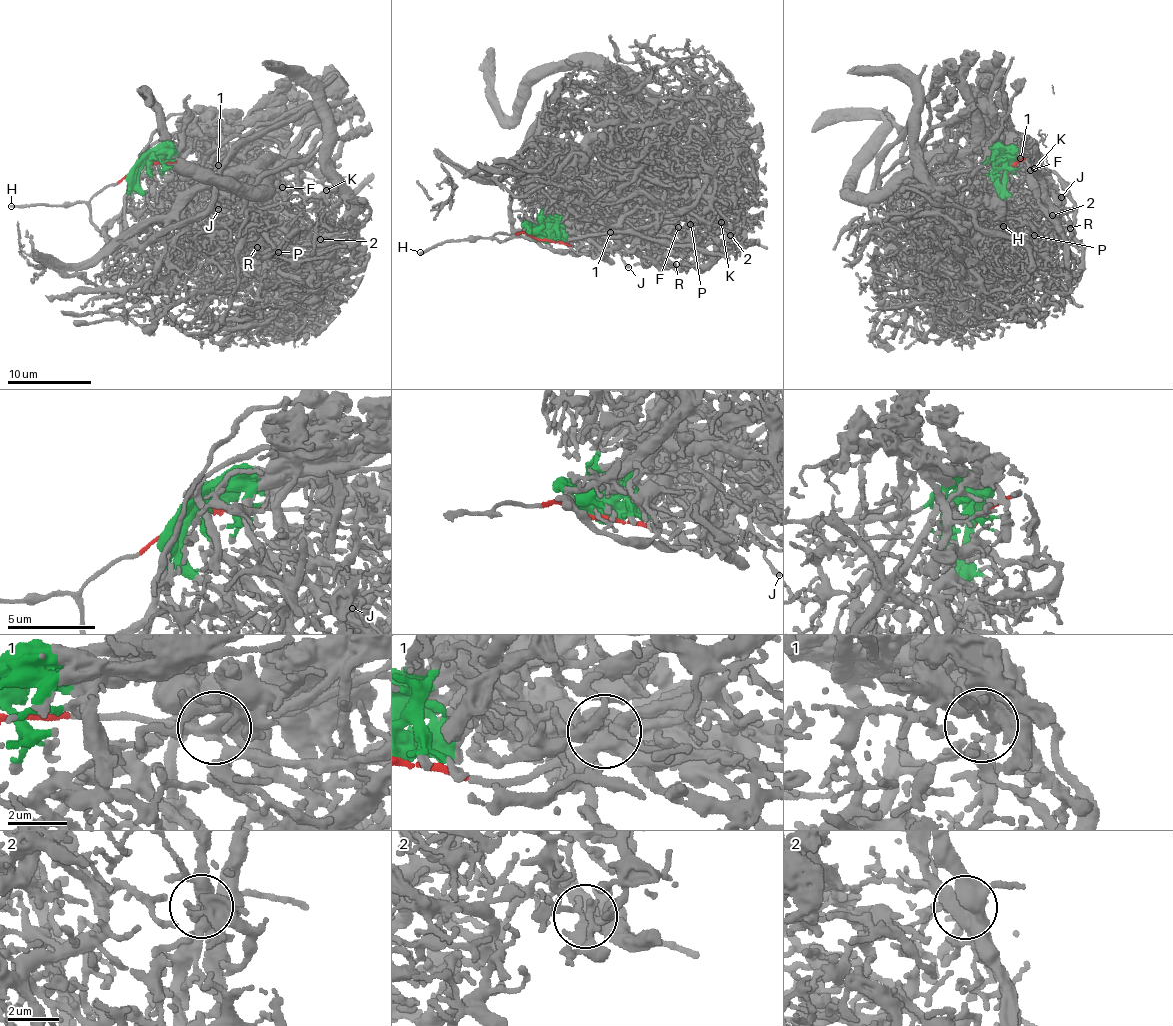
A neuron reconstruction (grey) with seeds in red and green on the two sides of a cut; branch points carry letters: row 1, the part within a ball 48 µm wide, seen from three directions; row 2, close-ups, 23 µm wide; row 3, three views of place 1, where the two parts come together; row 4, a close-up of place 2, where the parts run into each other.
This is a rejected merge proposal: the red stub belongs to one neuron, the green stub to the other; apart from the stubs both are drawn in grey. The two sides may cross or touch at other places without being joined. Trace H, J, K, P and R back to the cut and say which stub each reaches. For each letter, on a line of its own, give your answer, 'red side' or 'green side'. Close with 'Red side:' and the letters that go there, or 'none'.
H: red side
J: green side
K: green side
P: green side
R: green side
Red side: H

